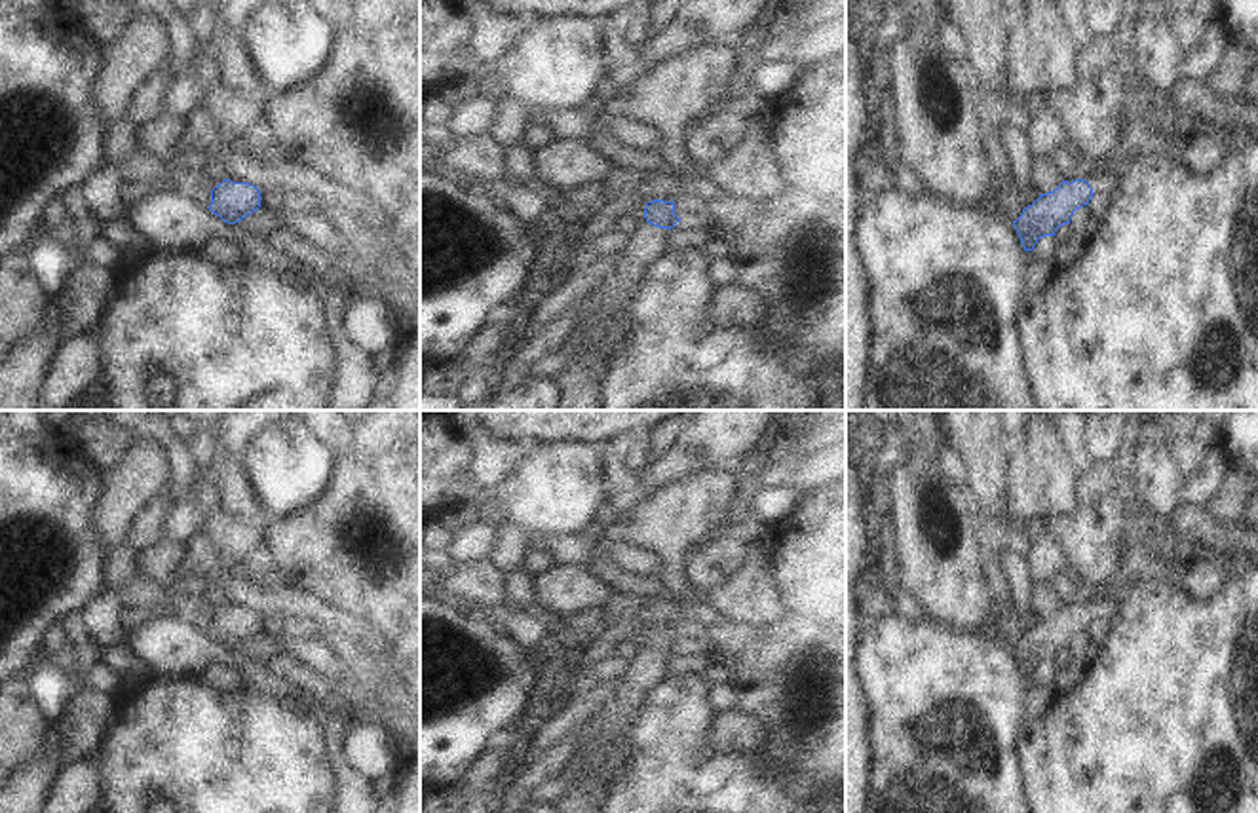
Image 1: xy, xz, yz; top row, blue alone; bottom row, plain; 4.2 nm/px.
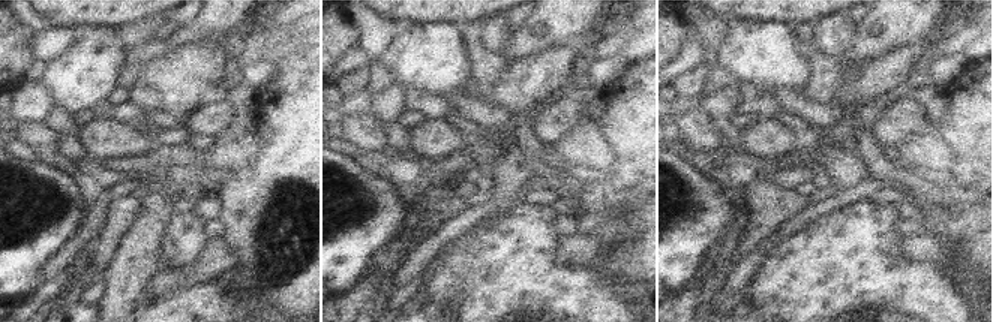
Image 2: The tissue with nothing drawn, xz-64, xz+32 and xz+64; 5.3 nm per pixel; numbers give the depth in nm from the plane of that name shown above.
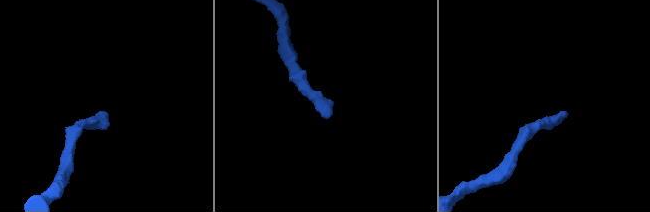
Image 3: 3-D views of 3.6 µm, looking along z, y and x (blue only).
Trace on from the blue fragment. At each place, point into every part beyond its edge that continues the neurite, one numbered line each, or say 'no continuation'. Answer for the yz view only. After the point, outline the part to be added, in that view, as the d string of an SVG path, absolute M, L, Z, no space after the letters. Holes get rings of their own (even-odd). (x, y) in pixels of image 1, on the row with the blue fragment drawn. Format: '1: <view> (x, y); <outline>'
1: yz (1103, 183); M1100 167L1095 175L1085 177L1085 180L1093 188L1093 196L1096 196L1096 194L1110 196L1114 192L1114 188L1117 186L1119 177L1121 177L1121 167L1112 173L1106 173Z

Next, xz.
1: xz (580, 380); M644 222L621 239L618 262L593 294L600 315L581 329L576 359L555 376L561 388L555 410L599 410L600 380L619 344L618 334L627 325L623 306L642 270L667 249L669 234L669 228Z

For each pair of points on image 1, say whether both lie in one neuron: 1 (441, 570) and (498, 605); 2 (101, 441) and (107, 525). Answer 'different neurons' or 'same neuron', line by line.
1: same neuron
2: different neurons

